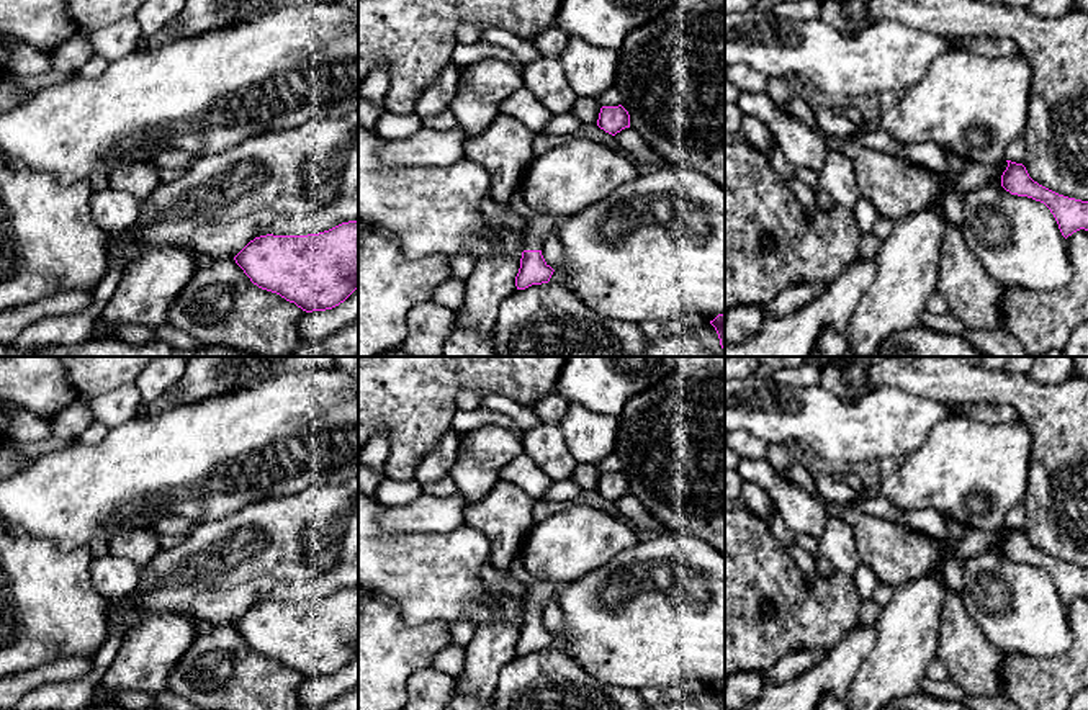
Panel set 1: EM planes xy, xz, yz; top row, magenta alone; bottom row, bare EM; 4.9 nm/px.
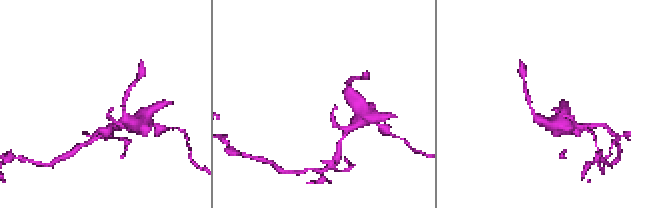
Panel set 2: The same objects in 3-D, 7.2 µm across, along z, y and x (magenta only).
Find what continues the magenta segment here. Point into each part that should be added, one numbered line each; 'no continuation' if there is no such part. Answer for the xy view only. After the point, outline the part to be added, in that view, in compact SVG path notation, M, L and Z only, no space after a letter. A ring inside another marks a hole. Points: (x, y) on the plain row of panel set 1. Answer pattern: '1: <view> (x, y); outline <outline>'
no continuation

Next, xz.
1: xz (539, 593); outline M533 577L522 597L525 604L524 617L542 617L548 602L556 599L558 589L560 586L551 581Z

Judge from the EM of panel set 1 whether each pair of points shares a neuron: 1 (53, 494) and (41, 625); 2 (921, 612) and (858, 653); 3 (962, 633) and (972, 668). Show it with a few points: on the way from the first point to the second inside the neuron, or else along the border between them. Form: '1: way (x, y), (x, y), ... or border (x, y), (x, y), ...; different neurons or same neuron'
1: border (17, 529), (51, 542), (64, 552), (85, 547); different neurons
2: border (874, 627), (874, 647), (856, 676); different neurons
3: way (962, 642), (962, 648), (971, 660); same neuron

